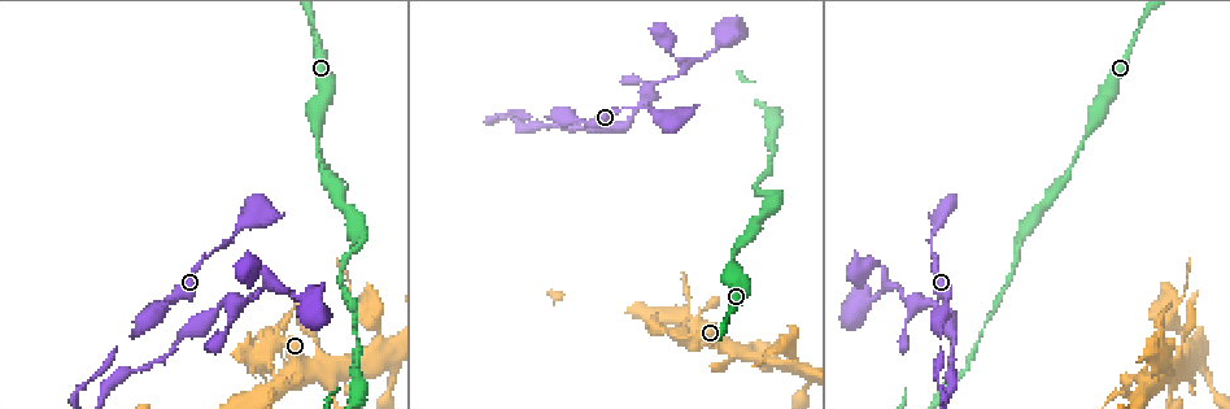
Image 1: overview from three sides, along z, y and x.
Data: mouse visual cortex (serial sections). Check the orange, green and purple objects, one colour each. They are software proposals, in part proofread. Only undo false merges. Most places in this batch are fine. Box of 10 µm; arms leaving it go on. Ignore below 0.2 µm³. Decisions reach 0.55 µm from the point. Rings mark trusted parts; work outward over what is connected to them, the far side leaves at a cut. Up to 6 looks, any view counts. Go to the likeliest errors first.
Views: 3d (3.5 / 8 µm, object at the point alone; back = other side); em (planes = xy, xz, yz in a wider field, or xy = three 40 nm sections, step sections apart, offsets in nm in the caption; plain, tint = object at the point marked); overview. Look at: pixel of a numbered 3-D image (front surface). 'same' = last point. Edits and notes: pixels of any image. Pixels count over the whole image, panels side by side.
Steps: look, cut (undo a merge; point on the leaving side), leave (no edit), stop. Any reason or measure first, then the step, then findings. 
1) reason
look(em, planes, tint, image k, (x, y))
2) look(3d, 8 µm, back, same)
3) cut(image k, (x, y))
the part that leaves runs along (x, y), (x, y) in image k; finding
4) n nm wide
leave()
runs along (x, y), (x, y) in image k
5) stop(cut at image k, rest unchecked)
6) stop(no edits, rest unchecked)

abrupt turn
look(3d, 3.5 µm, back, image 1, (373, 356))

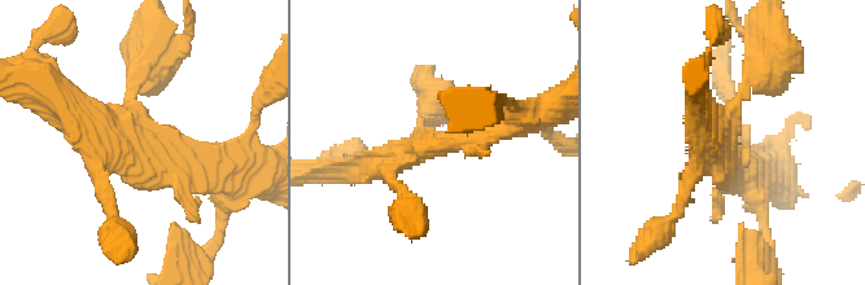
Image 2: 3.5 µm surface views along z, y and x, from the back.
4 arms; arms of 150, 200, 250, 350 nm; now the EM
look(em, xy, step 1, tint, image 2, (143, 147))

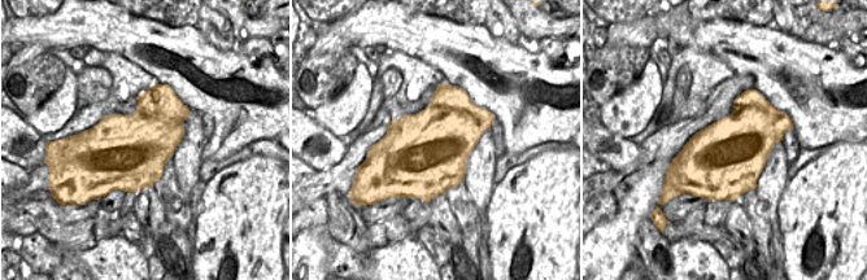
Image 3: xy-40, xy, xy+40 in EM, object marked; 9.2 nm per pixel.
leave()
runs along (219, 170), (135, 139), (135, 71) in image 2; one cell here

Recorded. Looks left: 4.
narrows sharply
look(3d, 3.5 µm, image 1, (903, 299))

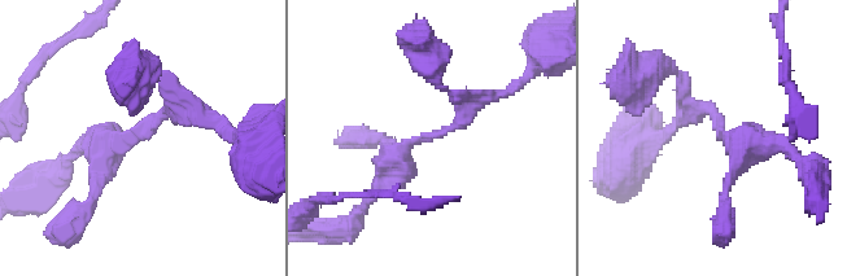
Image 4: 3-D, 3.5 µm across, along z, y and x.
now the EM
look(em, planes, tint, image 4, (726, 140))

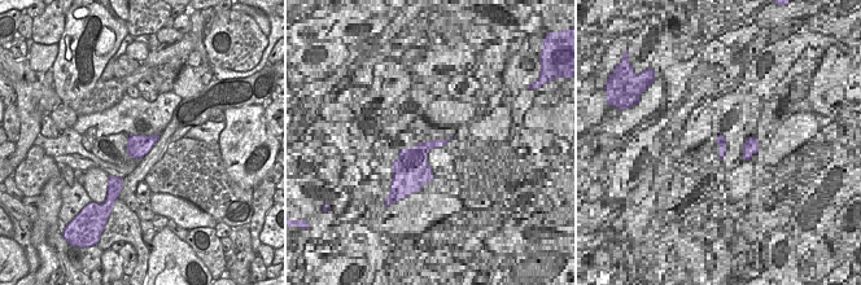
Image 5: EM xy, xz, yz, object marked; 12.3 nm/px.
leave()
runs along (79, 145), (195, 113) in image 4; one cell here

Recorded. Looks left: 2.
sudden change in width
look(3d, 3.5 µm, image 1, (1094, 127))

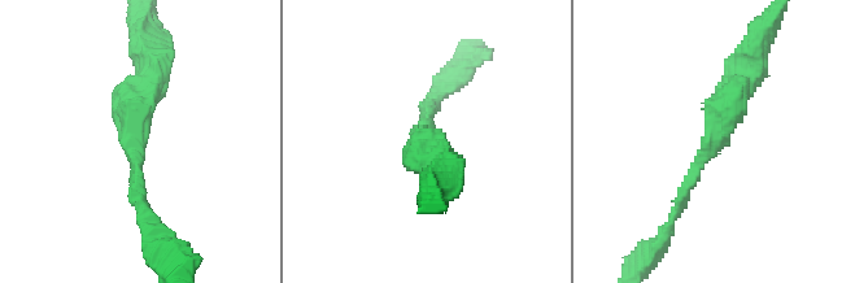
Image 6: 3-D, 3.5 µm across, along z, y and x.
arms of 150, 350 nm; shape alone is not enough
look(em, xy, step 1, tint, image 6, (135, 137))

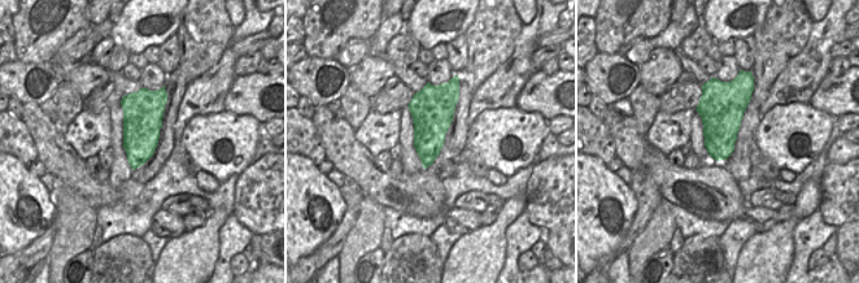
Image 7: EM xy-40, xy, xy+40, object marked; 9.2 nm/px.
leave()
runs along (746, 66), (676, 214) in image 6; all the same cell

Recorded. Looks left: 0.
stop(no edits, rest unchecked)

